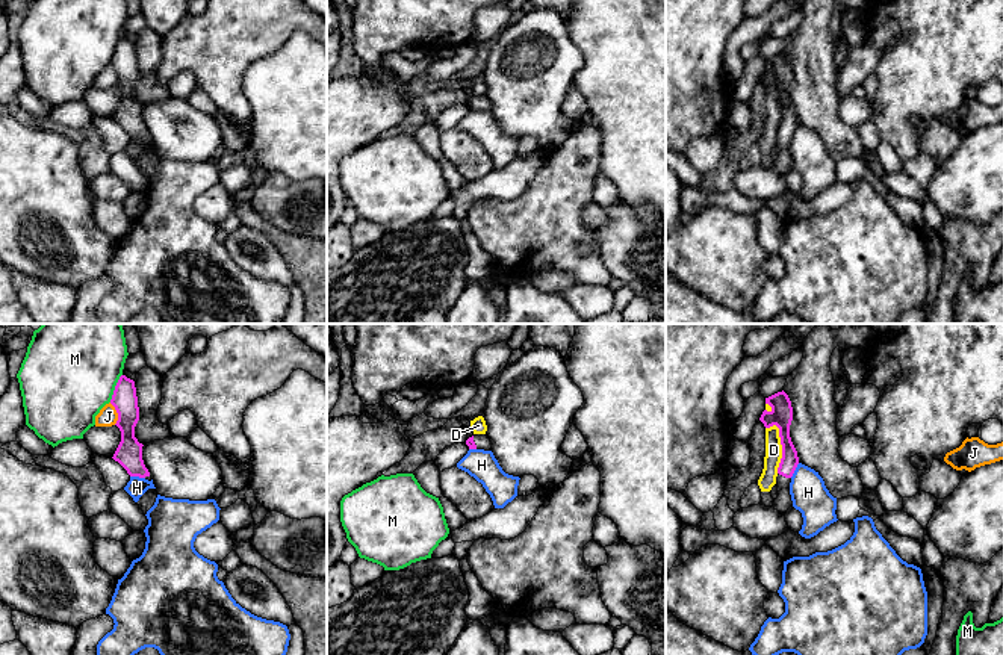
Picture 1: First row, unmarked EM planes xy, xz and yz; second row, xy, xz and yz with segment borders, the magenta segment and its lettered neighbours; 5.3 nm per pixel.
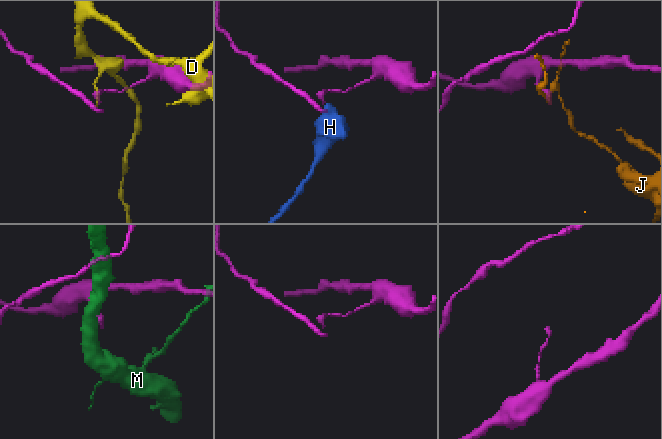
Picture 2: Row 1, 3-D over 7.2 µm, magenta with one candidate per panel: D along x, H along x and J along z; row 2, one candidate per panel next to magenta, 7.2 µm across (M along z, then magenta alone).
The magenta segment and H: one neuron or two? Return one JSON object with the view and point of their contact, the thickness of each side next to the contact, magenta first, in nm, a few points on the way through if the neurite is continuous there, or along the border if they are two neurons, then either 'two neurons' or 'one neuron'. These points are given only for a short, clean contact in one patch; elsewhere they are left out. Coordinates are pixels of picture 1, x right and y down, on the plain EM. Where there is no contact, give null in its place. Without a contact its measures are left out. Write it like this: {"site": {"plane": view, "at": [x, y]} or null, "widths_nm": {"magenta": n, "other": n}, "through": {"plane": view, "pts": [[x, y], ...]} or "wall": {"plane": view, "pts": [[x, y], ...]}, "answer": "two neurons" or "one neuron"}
{"site": {"plane": "xy", "at": [138, 136]}, "widths_nm": {"magenta": 140, "other": 100}, "wall": {"plane": "xy", "pts": [[130, 136], [144, 139]]}, "answer": "two neurons"}

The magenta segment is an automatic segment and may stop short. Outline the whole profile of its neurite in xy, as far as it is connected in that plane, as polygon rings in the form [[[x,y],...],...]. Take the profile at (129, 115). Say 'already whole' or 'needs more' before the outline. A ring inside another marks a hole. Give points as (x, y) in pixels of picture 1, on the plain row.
already whole; [[[121,36],[115,47],[110,65],[118,74],[115,86],[121,92],[121,103],[112,120],[118,123],[130,138],[150,138],[150,133],[142,121],[144,106],[135,98],[135,88],[139,82],[135,42]]]

